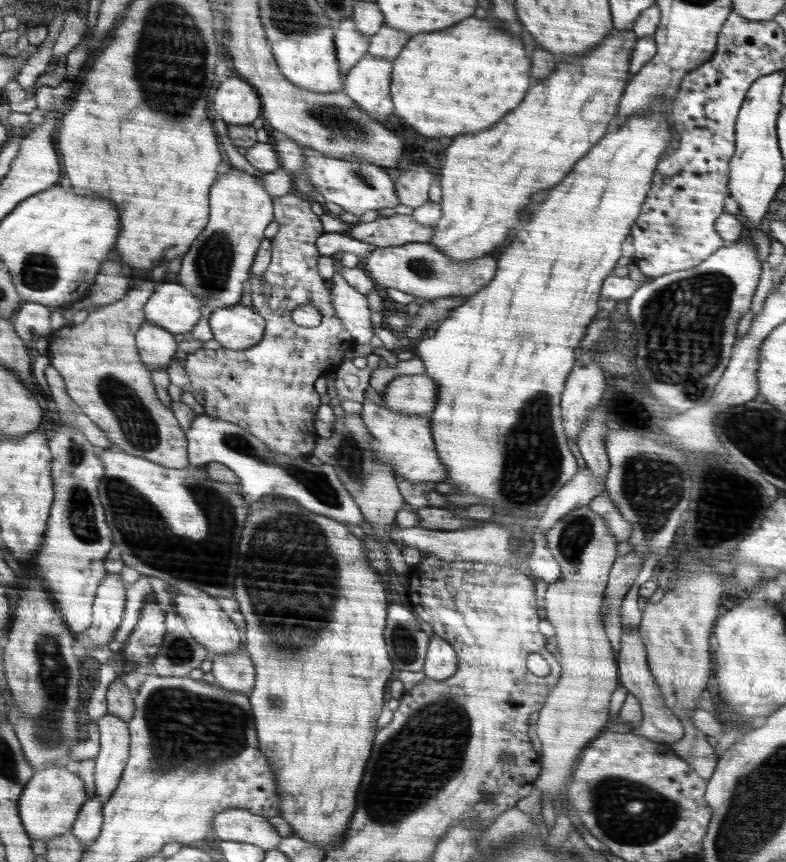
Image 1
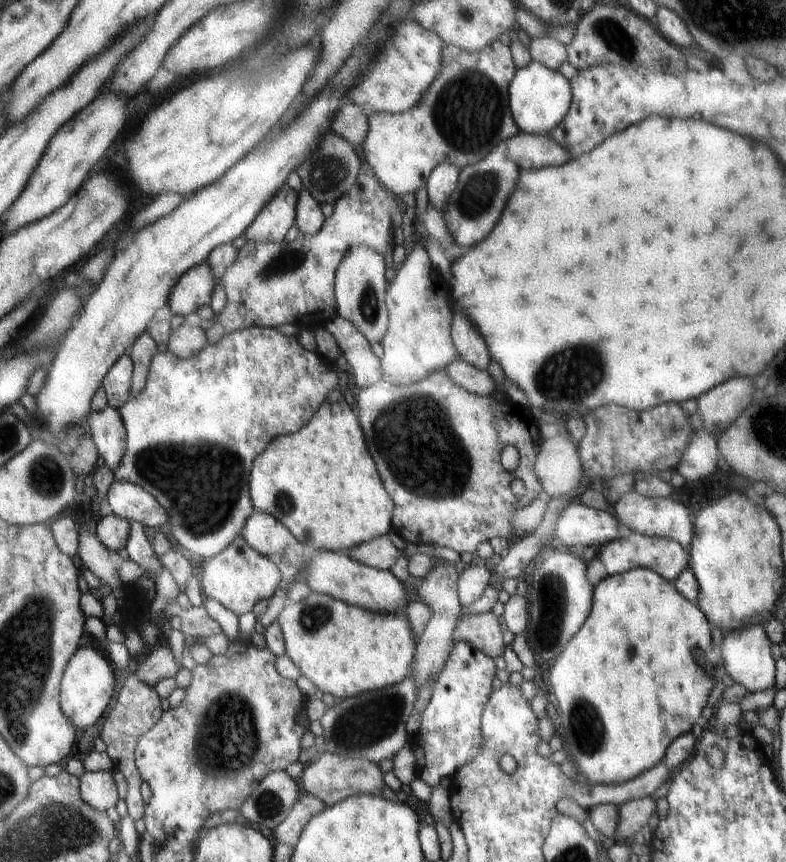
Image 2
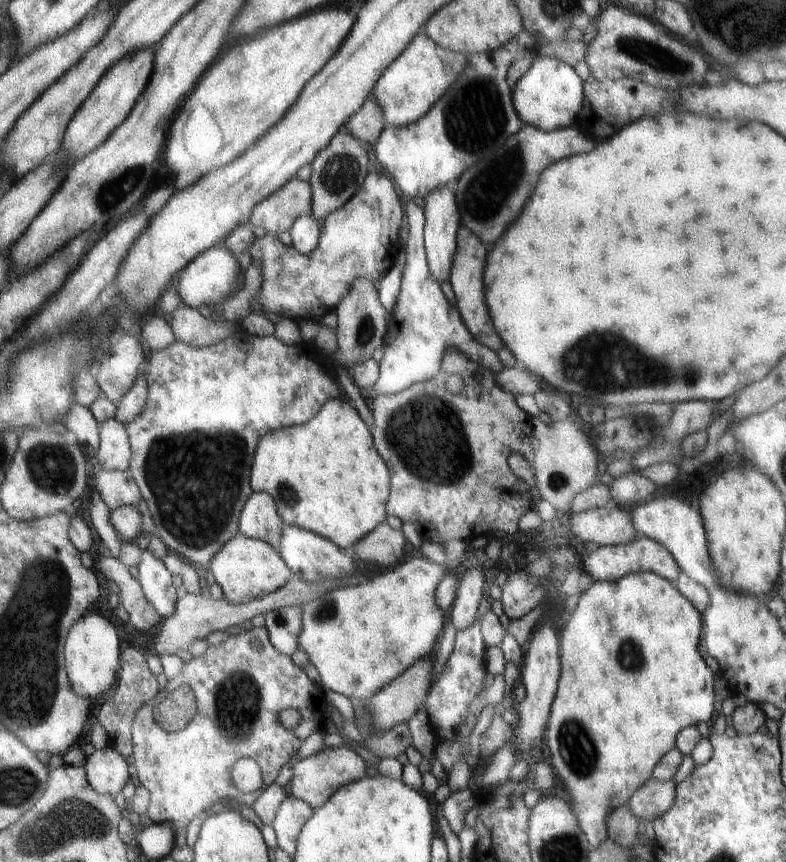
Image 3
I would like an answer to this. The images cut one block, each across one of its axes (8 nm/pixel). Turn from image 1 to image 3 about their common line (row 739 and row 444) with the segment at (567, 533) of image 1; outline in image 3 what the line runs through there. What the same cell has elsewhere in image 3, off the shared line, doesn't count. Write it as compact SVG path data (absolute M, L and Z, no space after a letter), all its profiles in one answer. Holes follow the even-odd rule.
M534 417L534 436L538 448L534 450L531 465L539 496L555 510L564 510L569 515L574 498L592 486L598 476L598 452L590 438L568 419L552 421Z

